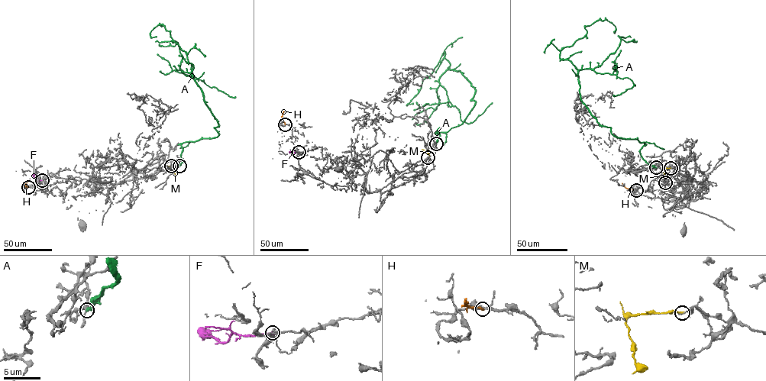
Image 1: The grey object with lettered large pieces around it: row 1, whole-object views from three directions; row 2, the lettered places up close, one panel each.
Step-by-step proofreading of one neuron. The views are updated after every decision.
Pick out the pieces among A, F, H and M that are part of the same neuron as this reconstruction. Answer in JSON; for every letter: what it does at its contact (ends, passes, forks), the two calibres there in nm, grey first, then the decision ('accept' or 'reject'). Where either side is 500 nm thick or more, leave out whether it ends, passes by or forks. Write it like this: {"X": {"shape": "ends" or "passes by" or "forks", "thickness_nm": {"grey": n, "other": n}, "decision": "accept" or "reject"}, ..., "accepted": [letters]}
{"A": {"shape": "ends", "thickness_nm": {"grey": 280, "other": 320}, "decision": "reject"}, "F": {"shape": "ends", "thickness_nm": {"grey": 160, "other": 240}, "decision": "reject"}, "H": {"shape": "ends", "thickness_nm": {"grey": 200, "other": 200}, "decision": "reject"}, "M": {"shape": "ends", "thickness_nm": {"grey": 160, "other": 220}, "decision": "reject"}, "accepted": []}

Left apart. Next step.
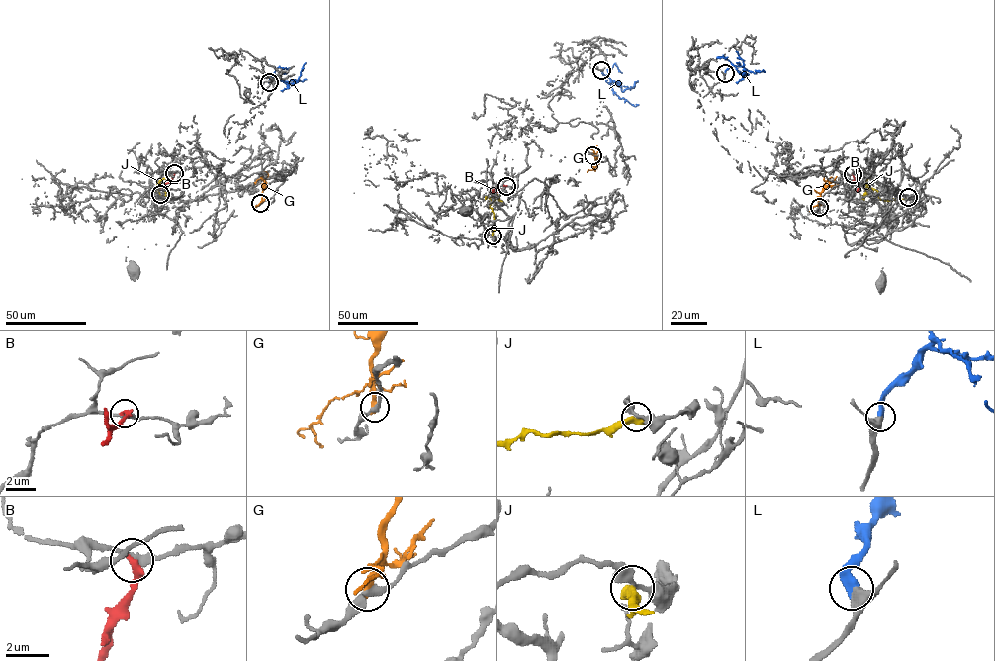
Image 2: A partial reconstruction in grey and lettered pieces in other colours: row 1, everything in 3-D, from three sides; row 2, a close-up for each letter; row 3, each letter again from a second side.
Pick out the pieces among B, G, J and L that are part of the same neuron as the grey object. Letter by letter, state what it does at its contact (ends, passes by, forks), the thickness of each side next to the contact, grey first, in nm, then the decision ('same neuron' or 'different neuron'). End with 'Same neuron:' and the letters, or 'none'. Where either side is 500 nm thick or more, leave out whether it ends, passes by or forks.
B: it ends there; 220 nm thick on the grey side, 280 nm on the other; different neuron
G: it ends there; 280 nm thick on the grey side, 340 nm on the other; different neuron
J: it ends there; 280 nm thick on the grey side, 480 nm on the other; different neuron
L: it ends there; 440 nm thick on the grey side, 400 nm on the other; same neuron
Same neuron: L

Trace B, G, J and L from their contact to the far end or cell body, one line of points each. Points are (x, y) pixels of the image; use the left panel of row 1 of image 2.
B: (174, 173), (171, 180), (159, 188)
G: (260, 203), (266, 182), (261, 179), (254, 182)
J: (159, 194), (156, 185), (170, 175)
L: (269, 82), (274, 74), (288, 84), (295, 83), (306, 62)

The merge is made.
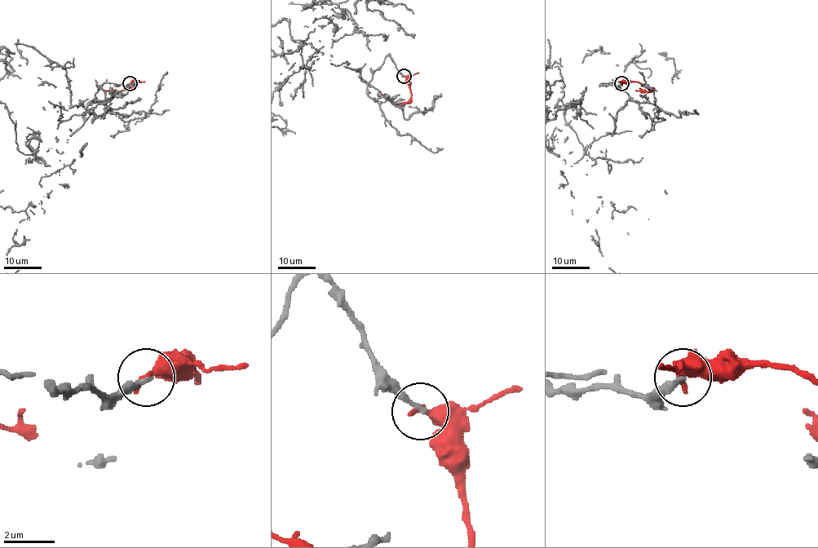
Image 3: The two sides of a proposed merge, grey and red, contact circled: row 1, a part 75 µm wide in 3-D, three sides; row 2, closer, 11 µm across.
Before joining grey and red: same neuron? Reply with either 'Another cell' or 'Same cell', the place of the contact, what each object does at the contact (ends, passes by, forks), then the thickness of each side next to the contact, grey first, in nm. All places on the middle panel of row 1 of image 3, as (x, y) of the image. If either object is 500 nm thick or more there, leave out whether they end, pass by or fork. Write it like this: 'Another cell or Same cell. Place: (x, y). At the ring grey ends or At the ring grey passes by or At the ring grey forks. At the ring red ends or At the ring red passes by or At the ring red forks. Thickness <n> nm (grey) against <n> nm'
Another cell. Place: (404, 76). At the ring grey ends. At the ring red ends. Thickness 220 nm (grey) against 400 nm

